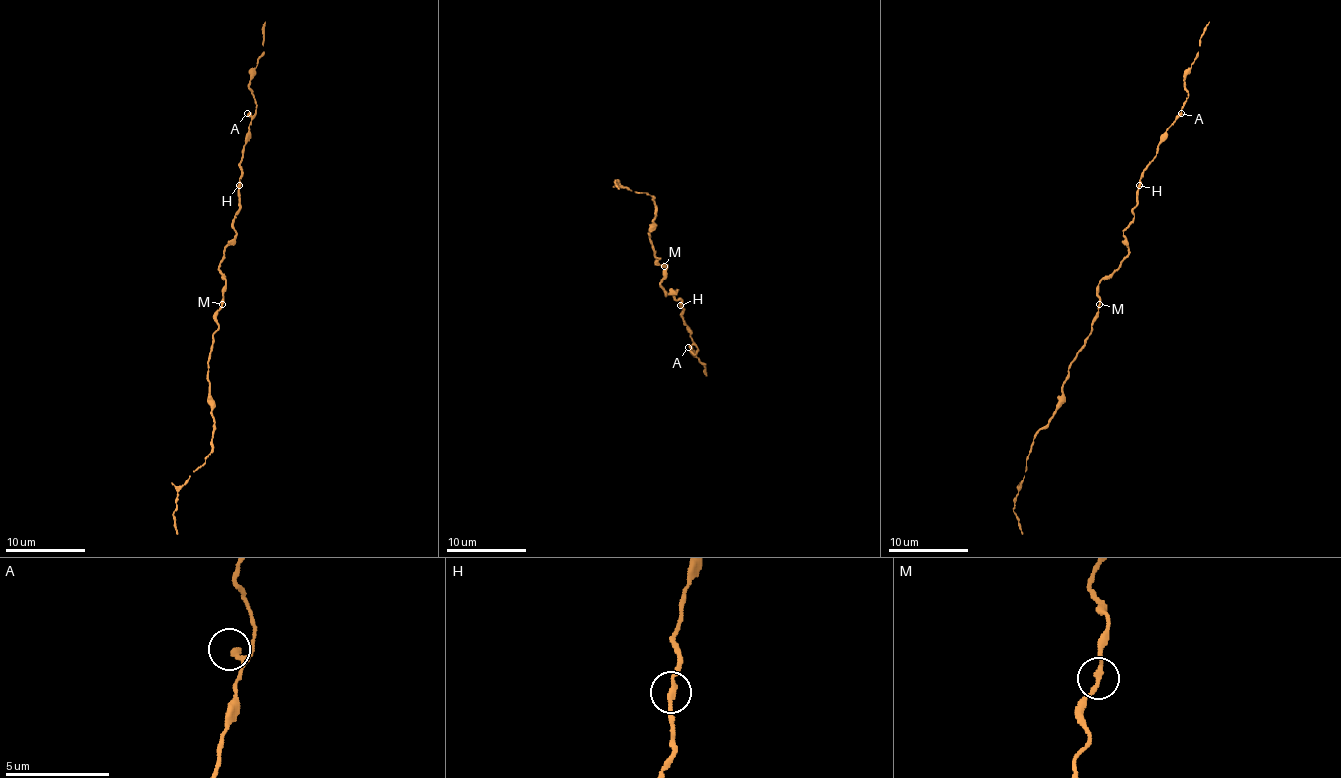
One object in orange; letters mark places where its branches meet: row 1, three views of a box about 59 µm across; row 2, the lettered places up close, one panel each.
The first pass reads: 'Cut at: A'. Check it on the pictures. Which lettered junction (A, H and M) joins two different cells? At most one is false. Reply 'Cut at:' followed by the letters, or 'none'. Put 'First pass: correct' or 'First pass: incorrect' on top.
First pass: incorrect
Cut at: none

